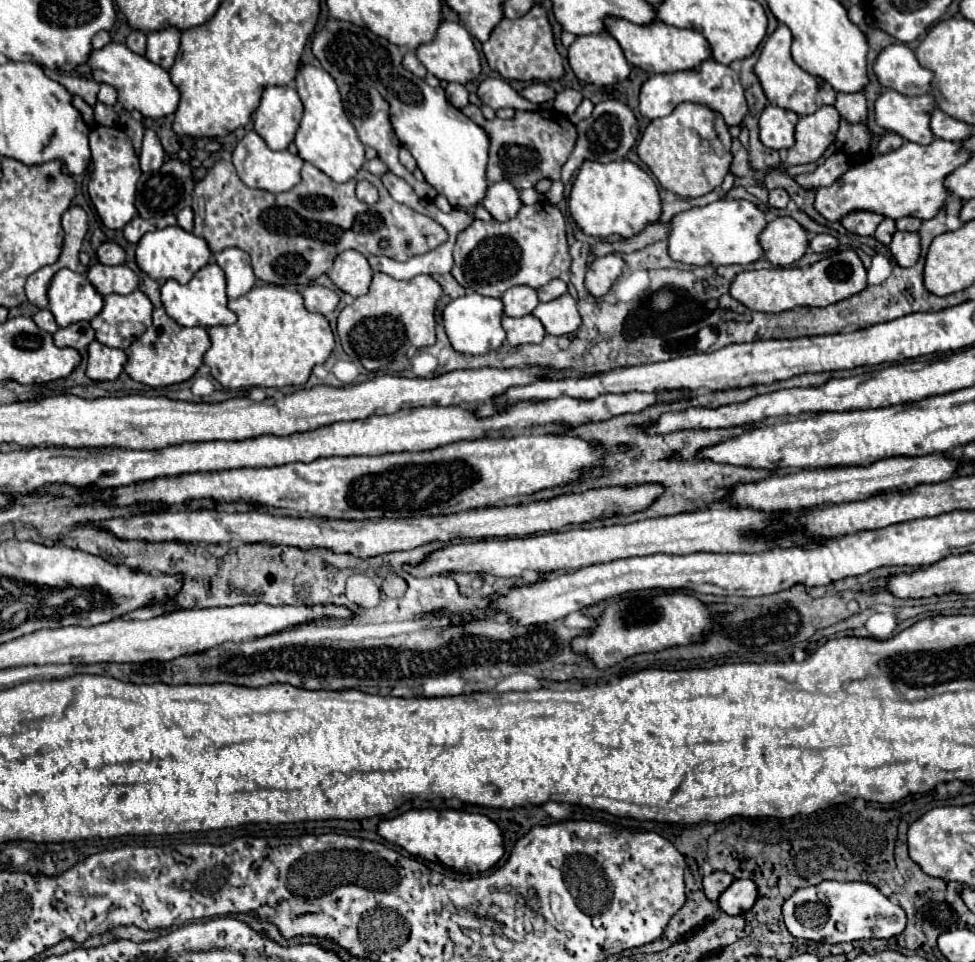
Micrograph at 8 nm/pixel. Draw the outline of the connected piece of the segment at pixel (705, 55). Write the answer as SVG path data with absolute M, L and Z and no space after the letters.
M605 17L605 31L613 39L617 39L617 43L623 49L627 61L631 65L635 65L635 67L641 67L649 75L695 69L703 61L711 59L707 39L695 29L681 29L681 27L667 25L663 21L651 21L651 23L645 23L645 25L635 25L631 21L627 21L627 19Z

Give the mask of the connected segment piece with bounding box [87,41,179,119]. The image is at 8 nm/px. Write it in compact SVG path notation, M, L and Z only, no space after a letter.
M111 41L103 49L93 49L87 63L89 63L91 75L97 83L107 83L107 85L115 87L117 103L125 111L135 109L135 111L141 111L143 117L157 119L157 117L163 117L163 115L171 115L177 109L179 91L171 83L169 73L165 69L161 69L159 65L147 61L143 55L133 53L125 45Z

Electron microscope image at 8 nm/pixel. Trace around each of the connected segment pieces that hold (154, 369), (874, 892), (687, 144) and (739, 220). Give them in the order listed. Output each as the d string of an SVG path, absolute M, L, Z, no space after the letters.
M155 309L151 327L135 343L131 343L131 347L125 349L125 355L127 355L125 373L133 381L145 383L149 387L167 387L167 385L183 383L189 377L193 377L195 371L201 367L203 355L209 347L211 347L211 341L209 341L207 329L181 327L165 313L165 309Z
M823 881L815 887L805 887L795 891L785 903L783 903L783 919L791 935L799 939L811 939L811 941L821 941L821 943L845 943L845 941L857 941L857 939L889 939L905 929L905 911L901 905L893 903L889 897L885 897L877 887L869 883L839 883L839 881Z
M679 103L675 111L667 117L653 119L647 129L641 135L641 141L637 145L639 159L651 169L651 173L657 177L663 189L673 191L679 197L701 197L715 187L723 183L723 177L729 173L731 167L731 135L727 131L727 125L723 117L715 111L711 111L705 105L697 103Z
M719 199L705 207L691 207L673 215L667 233L669 255L673 261L705 267L705 265L749 265L763 255L759 233L767 225L765 213L749 201Z

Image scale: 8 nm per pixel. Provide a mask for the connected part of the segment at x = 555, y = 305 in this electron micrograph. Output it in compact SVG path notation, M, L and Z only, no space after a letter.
M561 295L553 301L539 303L533 315L543 323L549 335L569 335L581 325L577 303L571 295Z

